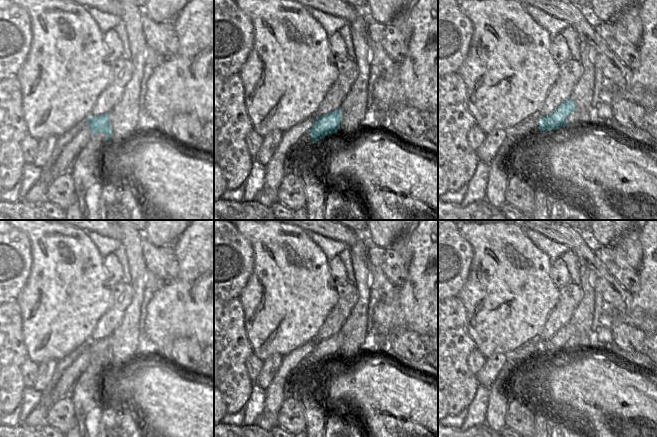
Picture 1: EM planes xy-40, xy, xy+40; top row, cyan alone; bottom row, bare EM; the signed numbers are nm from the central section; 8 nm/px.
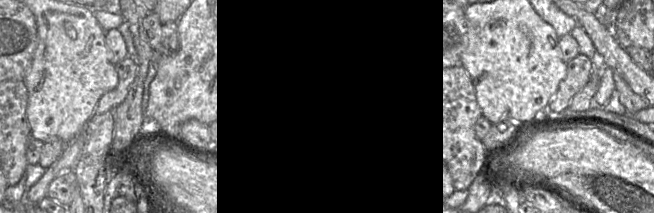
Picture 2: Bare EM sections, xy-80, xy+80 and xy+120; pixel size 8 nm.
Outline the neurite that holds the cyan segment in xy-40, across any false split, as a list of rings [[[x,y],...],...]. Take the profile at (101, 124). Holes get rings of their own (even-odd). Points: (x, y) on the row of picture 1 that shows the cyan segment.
[[[110,113],[99,117],[89,117],[88,125],[92,130],[92,136],[97,133],[105,133],[107,140],[110,142],[112,137],[112,126],[110,124]]]

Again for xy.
[[[337,109],[323,117],[316,117],[316,122],[308,132],[315,143],[333,133],[337,133],[342,122],[342,110]]]

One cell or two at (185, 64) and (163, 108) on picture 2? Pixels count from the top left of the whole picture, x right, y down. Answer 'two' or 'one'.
one

